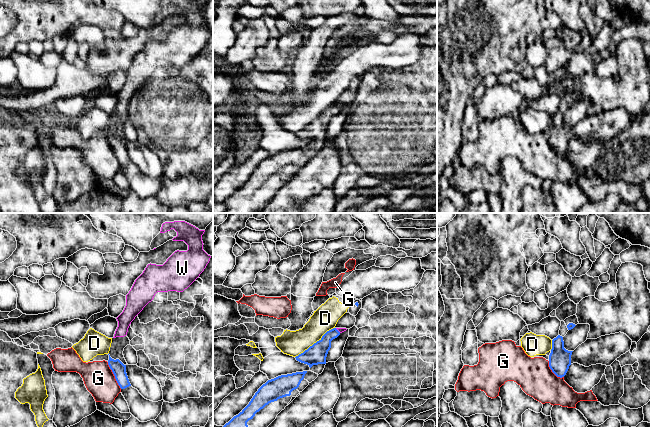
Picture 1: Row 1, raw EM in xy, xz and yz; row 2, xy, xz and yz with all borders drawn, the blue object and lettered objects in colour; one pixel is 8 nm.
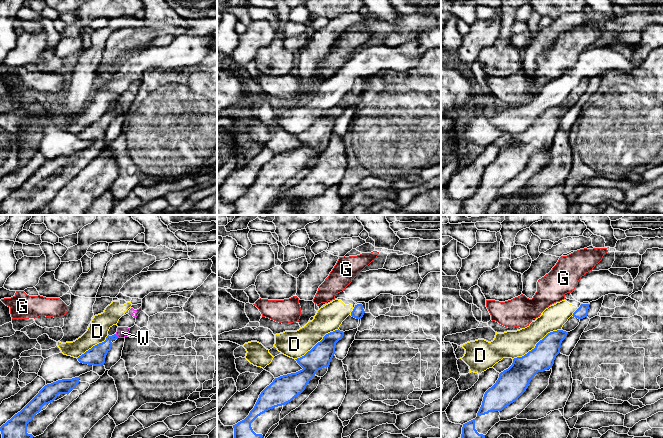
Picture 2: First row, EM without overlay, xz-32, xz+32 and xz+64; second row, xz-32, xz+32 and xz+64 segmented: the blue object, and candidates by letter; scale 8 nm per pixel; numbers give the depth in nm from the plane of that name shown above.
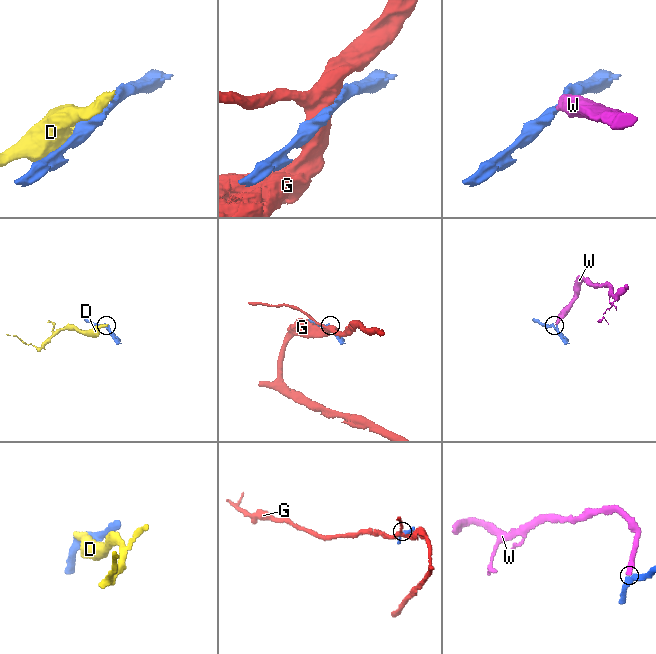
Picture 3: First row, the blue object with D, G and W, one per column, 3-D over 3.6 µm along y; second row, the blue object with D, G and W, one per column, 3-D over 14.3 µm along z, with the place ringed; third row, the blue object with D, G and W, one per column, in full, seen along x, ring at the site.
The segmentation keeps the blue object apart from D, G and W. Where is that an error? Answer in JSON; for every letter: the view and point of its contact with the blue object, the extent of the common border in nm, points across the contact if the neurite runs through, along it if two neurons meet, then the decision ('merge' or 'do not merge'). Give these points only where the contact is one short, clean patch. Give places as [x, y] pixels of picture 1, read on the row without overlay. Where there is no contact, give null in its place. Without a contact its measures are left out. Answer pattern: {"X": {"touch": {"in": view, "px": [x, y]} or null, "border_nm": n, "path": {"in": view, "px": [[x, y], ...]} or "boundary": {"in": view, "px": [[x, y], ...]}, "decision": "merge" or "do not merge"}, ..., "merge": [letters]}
{"D": {"touch": {"in": "xz", "px": [314, 119]}, "border_nm": 400, "decision": "do not merge"}, "G": {"touch": {"in": "xy", "px": [114, 151]}, "border_nm": 240, "decision": "do not merge"}, "W": {"touch": {"in": "xz", "px": [337, 106]}, "border_nm": 60, "path": {"in": "xz", "px": [[317, 129], [337, 106], [340, 106]]}, "decision": "merge"}, "merge": ["W"]}

